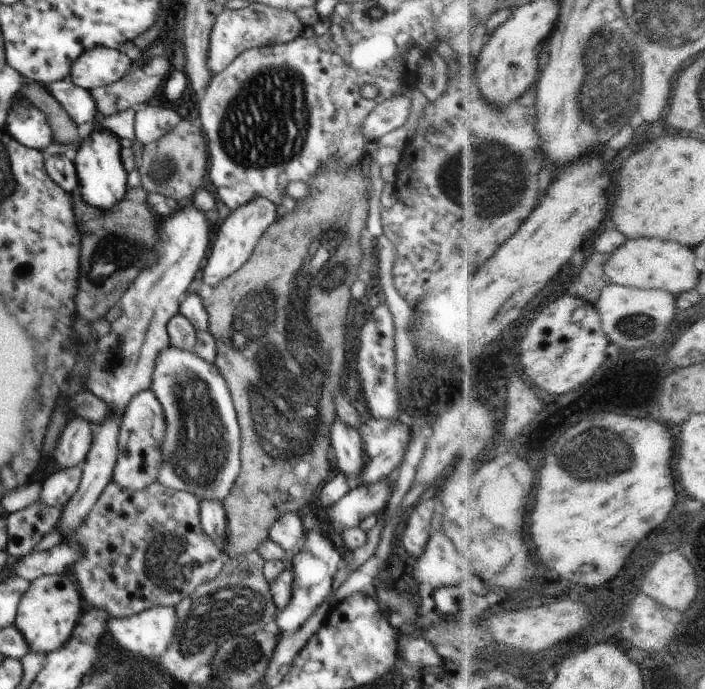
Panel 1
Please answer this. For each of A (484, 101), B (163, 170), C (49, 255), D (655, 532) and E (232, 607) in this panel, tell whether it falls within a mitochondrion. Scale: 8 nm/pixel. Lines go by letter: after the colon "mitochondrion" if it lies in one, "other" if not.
A: other
B: mitochondrion
C: other
D: other
E: mitochondrion

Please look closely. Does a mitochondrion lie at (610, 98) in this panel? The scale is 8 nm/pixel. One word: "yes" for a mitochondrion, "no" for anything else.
yes

